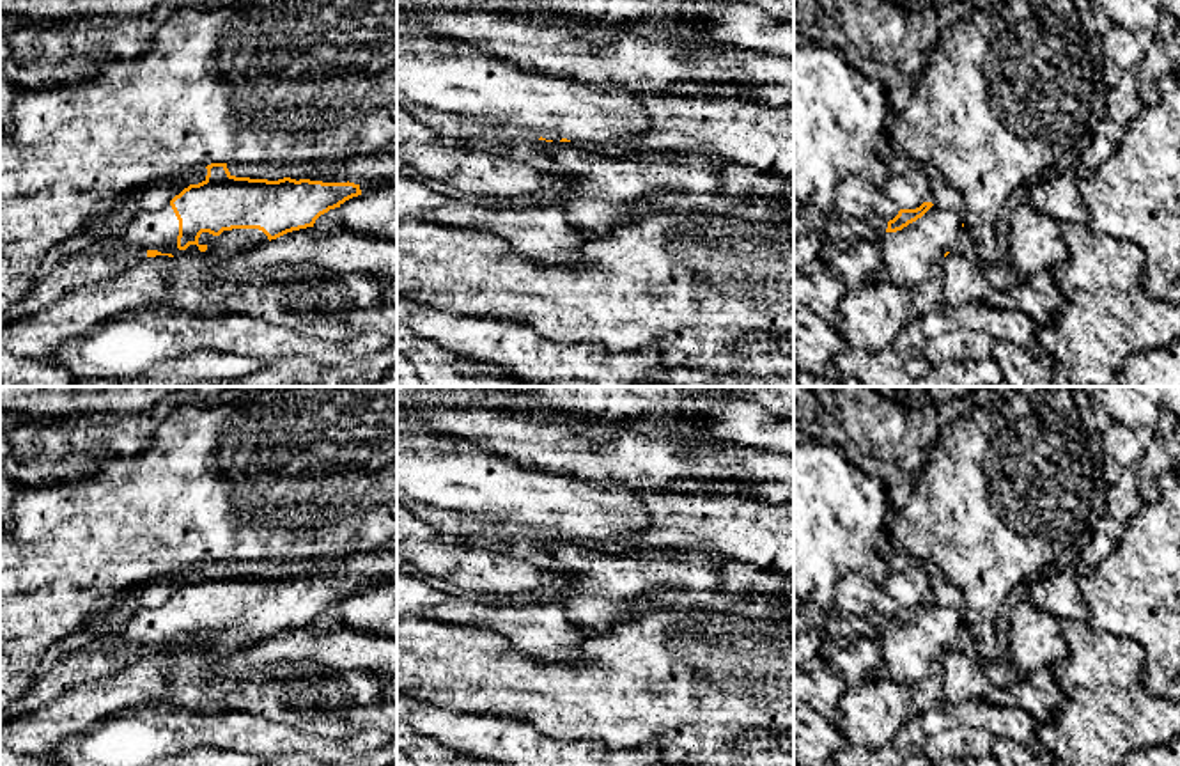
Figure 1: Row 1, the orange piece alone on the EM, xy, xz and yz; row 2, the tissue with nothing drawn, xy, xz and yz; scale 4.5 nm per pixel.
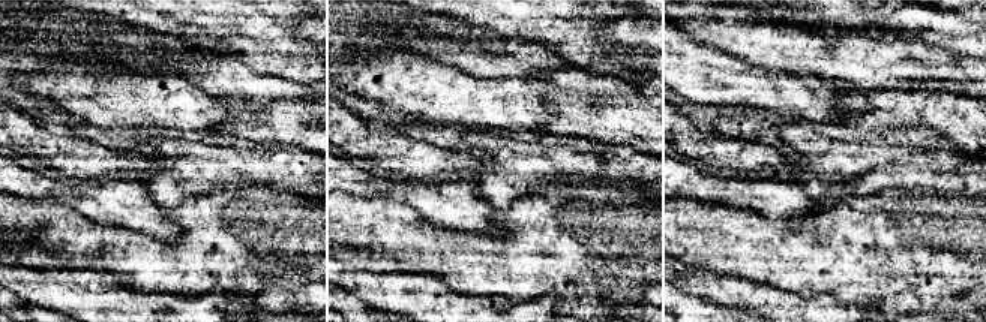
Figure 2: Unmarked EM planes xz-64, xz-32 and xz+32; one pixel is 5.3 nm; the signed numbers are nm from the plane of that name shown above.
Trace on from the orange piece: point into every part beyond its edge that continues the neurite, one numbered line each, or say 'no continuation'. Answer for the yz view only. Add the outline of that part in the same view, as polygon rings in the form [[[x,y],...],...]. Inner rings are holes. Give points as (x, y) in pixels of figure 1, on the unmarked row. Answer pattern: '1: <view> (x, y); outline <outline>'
1: yz (908, 653); outline [[[932,603],[902,628],[879,633],[882,672],[888,679],[920,684],[935,661],[943,661],[962,624],[962,614]]]

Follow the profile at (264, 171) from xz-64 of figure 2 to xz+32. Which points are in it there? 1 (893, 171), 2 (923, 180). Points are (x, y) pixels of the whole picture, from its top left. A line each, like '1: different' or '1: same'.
1: different
2: different

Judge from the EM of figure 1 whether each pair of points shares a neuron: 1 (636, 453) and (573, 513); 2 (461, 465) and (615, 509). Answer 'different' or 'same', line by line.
1: different
2: same

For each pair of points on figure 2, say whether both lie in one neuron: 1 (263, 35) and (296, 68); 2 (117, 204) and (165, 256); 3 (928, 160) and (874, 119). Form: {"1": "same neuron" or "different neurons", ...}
{"1": "same neuron", "2": "different neurons", "3": "different neurons"}

